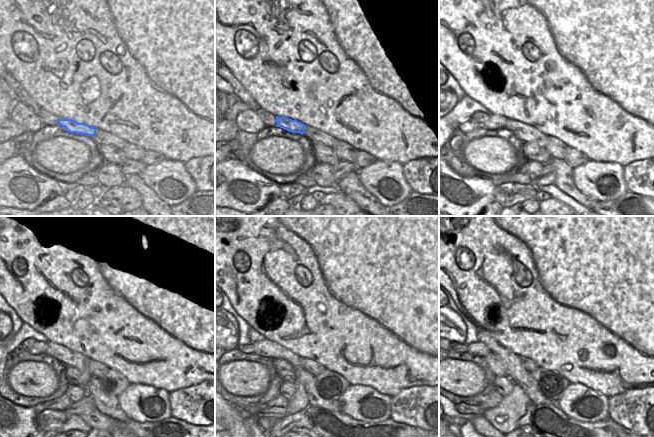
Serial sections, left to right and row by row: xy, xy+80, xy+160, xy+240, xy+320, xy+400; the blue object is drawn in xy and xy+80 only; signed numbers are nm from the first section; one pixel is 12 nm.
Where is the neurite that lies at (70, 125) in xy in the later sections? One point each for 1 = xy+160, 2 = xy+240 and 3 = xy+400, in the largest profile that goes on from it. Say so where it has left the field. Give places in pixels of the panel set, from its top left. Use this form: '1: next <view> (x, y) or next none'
1: next xy+160 (494, 121)
2: next xy+240 (39, 348)
3: next xy+400 (459, 347)

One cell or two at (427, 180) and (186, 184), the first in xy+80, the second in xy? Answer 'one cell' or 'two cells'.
two cells

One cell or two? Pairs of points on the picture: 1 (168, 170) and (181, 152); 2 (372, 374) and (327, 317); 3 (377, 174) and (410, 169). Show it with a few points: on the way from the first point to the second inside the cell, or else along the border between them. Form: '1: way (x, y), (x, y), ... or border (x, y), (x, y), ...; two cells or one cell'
1: border (165, 158), (180, 160), (184, 163); two cells
2: way (354, 367), (338, 354), (338, 338), (335, 335); one cell
3: border (402, 165), (404, 177), (412, 190); two cells

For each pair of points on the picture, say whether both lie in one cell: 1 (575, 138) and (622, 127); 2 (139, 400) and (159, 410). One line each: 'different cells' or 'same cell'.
1: same cell
2: same cell

